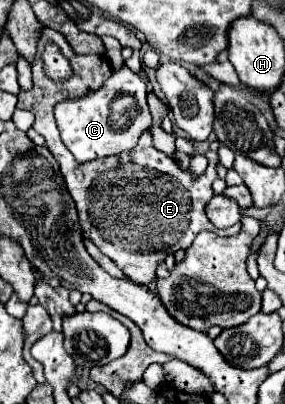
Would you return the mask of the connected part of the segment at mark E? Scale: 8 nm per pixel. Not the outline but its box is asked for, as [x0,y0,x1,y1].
[18,29,240,285]

